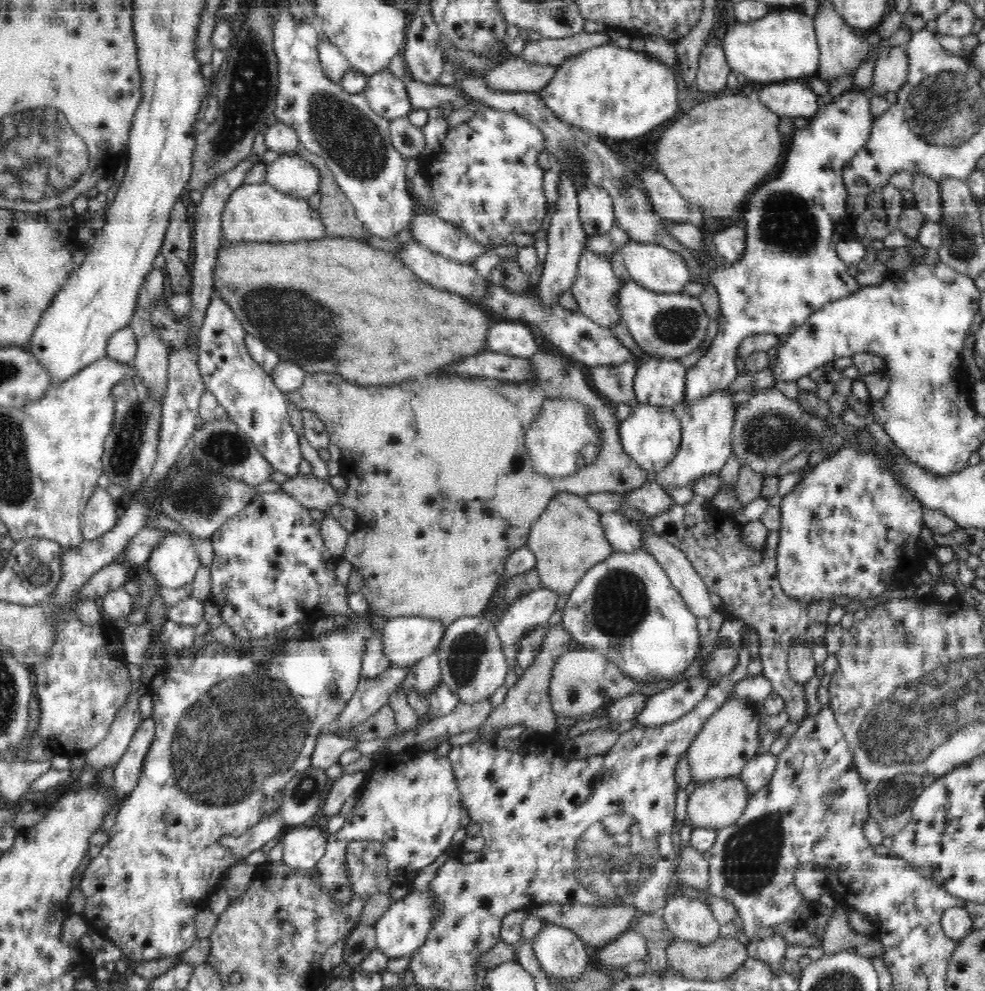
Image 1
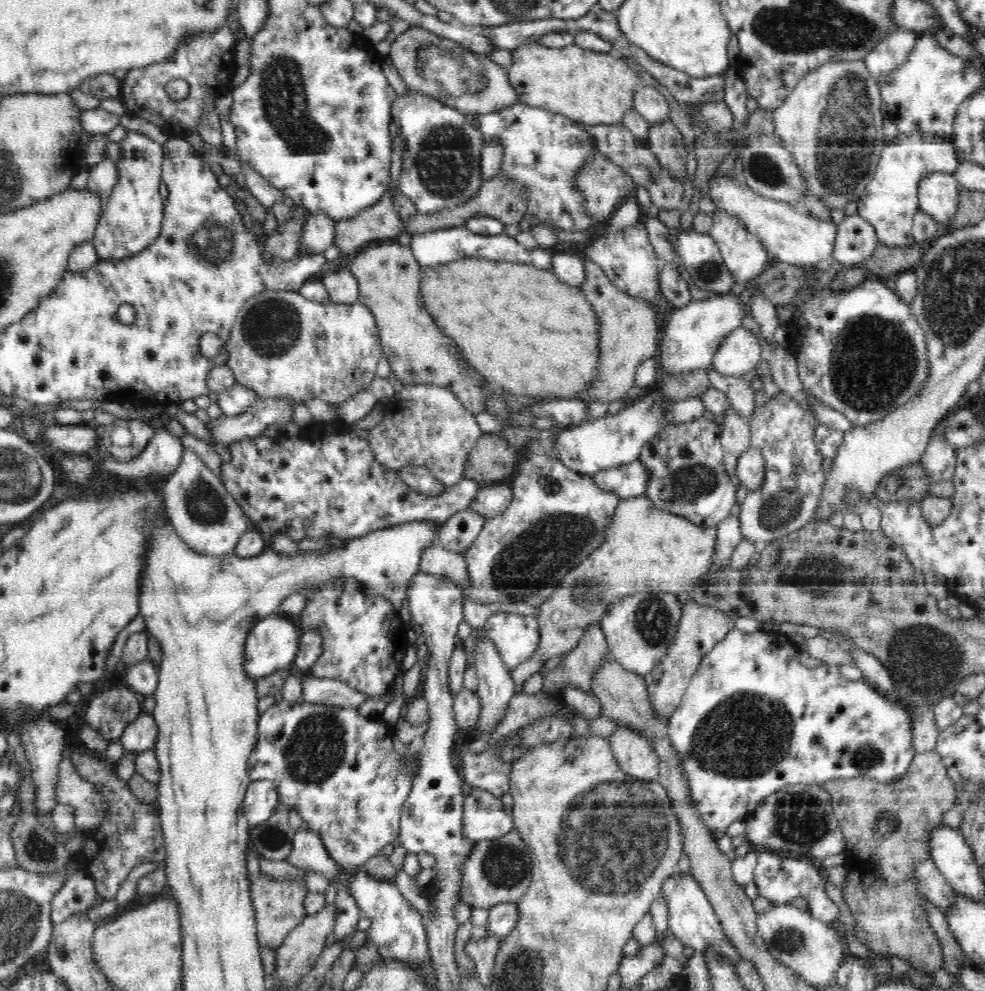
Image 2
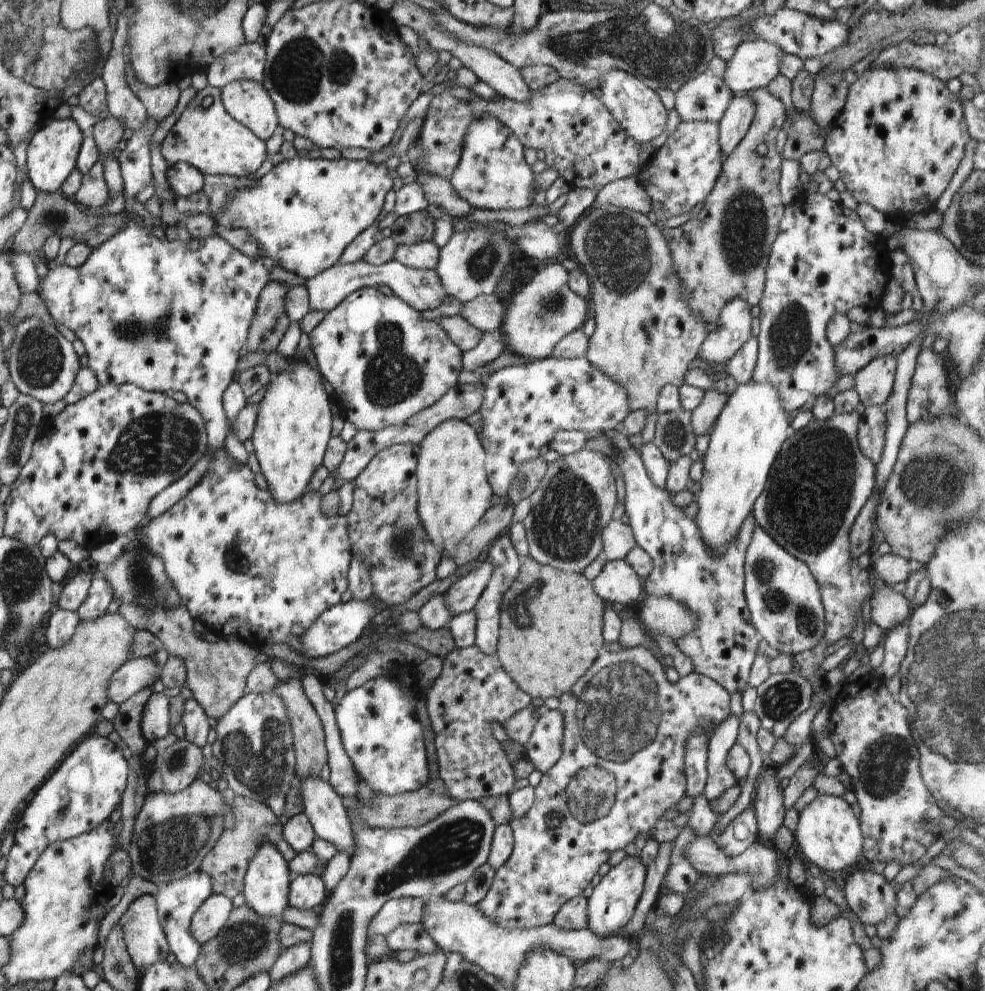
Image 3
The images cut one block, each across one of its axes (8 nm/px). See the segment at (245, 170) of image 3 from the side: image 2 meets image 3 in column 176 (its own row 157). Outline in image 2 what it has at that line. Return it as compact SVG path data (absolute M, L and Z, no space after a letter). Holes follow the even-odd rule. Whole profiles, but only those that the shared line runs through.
M125 129L123 131L126 138L120 142L120 149L124 151L122 152L124 156L116 163L118 180L100 213L93 236L93 244L98 252L98 257L104 260L129 259L136 256L138 252L144 252L144 248L148 248L158 238L163 224L164 199L160 197L158 190L162 182L164 146L140 132L128 132Z

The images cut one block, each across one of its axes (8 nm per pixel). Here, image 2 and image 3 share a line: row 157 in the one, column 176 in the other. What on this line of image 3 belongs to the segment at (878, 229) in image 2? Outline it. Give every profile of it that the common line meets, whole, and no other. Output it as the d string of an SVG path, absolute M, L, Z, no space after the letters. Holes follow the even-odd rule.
M201 870L194 871L192 874L179 876L178 879L168 881L167 884L158 885L157 894L152 894L156 900L156 908L158 908L158 916L164 928L171 957L175 957L178 963L184 967L192 967L198 959L201 952L201 946L190 934L190 922L192 916L200 905L213 892L211 888L211 878Z

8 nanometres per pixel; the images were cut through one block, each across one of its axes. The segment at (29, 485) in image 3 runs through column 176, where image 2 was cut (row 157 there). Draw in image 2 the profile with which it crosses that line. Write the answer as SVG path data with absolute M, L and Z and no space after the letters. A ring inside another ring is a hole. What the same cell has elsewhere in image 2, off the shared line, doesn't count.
M407 89L407 95L394 100L391 119L400 128L398 134L404 143L399 191L414 203L418 212L448 210L480 192L484 184L480 158L486 143L464 114L434 97Z

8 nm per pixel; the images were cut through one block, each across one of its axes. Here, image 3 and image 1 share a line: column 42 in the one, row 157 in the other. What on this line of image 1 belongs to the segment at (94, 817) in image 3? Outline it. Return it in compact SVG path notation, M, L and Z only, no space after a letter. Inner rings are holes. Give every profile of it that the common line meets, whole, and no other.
M873 85L868 86L866 90L858 90L855 87L851 87L850 90L840 94L840 96L830 99L826 102L822 108L818 109L818 112L809 118L808 126L804 126L798 130L795 127L794 132L786 138L786 154L783 157L782 166L780 166L780 172L776 172L776 176L772 180L768 180L768 184L762 184L760 188L756 188L756 192L752 192L752 196L748 196L748 204L746 204L746 212L744 212L745 231L746 231L746 252L744 256L738 261L728 263L725 269L718 269L712 271L707 276L712 286L716 288L719 294L720 313L718 318L718 331L716 337L711 342L711 345L707 348L705 354L698 359L696 364L689 368L686 372L686 385L685 396L682 406L688 406L690 403L695 403L696 399L703 399L704 396L715 395L716 392L726 391L736 383L738 370L734 360L737 358L738 346L742 340L747 336L753 334L787 334L794 332L797 328L800 328L806 319L814 314L819 308L822 308L826 303L831 303L832 300L838 300L856 292L859 289L860 284L854 277L848 273L848 265L842 261L837 254L837 247L846 236L847 232L854 227L854 218L848 214L846 209L846 200L848 200L848 190L843 182L844 168L847 167L848 162L852 160L860 151L863 151L867 147L868 140L871 139L873 117L870 113L870 99L874 96L872 91Z

